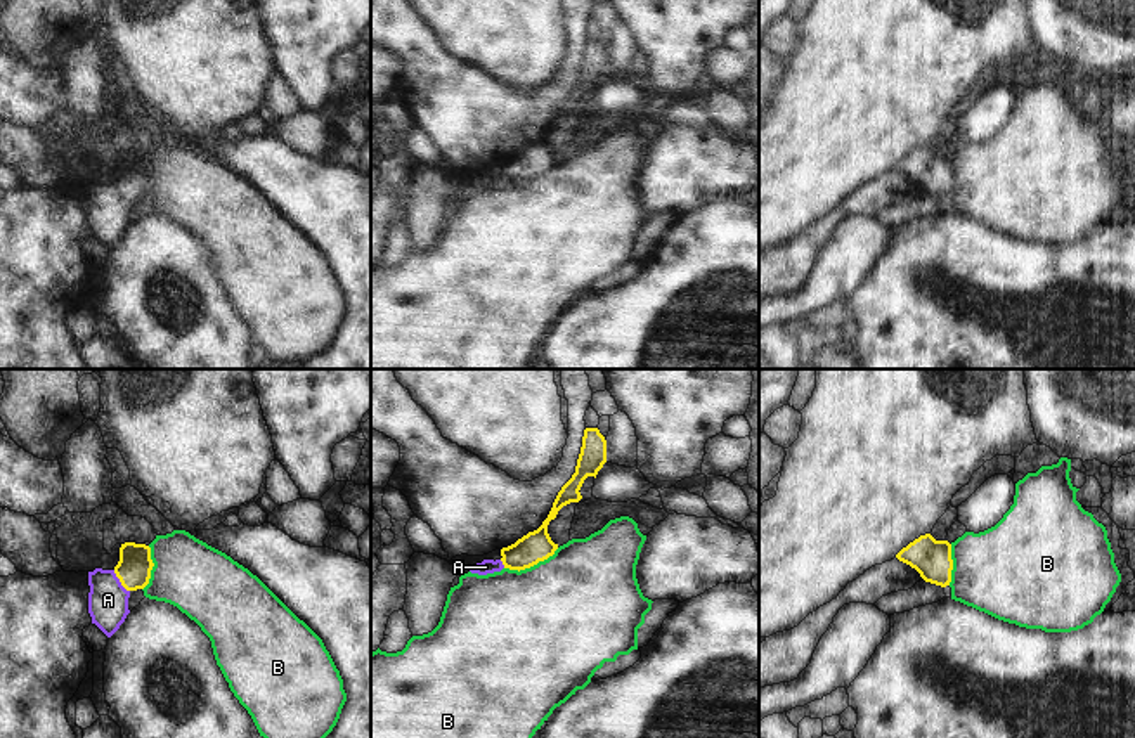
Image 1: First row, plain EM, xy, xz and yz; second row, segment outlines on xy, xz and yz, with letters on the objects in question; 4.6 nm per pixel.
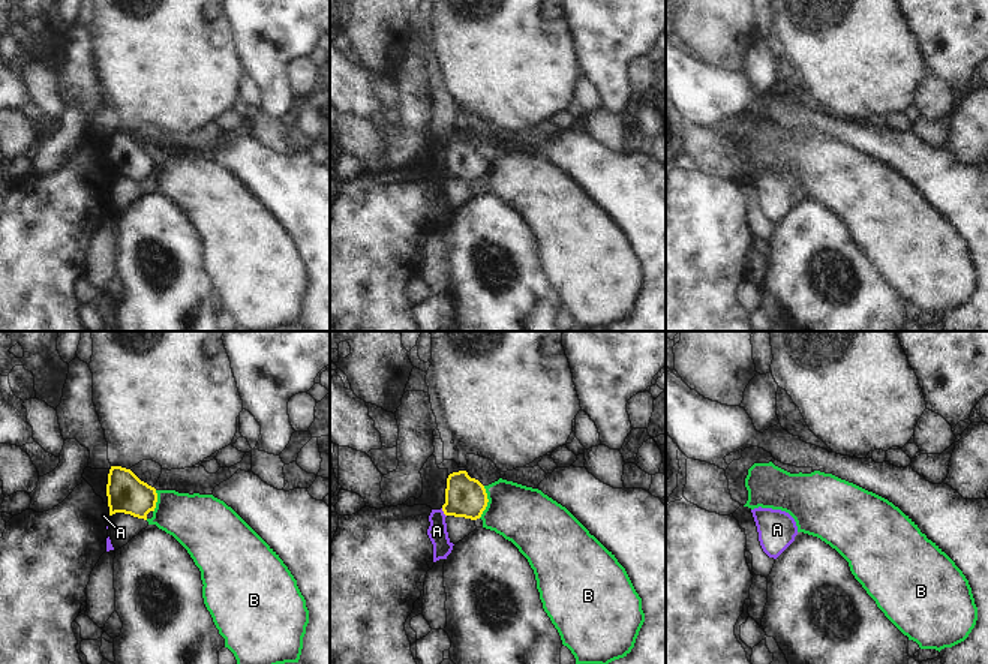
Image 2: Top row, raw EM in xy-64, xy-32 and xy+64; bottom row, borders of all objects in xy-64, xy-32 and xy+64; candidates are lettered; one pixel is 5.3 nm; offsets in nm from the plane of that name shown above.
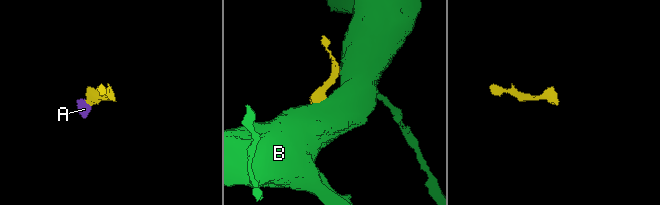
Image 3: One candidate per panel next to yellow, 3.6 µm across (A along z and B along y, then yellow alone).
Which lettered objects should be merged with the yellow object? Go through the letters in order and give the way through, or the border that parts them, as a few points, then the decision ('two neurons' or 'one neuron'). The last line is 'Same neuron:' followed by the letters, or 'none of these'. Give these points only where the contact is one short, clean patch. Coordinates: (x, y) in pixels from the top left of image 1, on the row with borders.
A: runs through xy (134, 569), (120, 581), (110, 591), (108, 600); one neuron
B: border along xz (558, 548), (529, 567), (518, 570), (505, 569); two neurons
Same neuron: A

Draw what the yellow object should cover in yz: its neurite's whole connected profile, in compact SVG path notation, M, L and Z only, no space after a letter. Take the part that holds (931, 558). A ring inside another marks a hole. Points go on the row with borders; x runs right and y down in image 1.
M931 534L920 535L896 558L915 568L925 582L946 587L951 582L951 544L948 541L936 541Z

